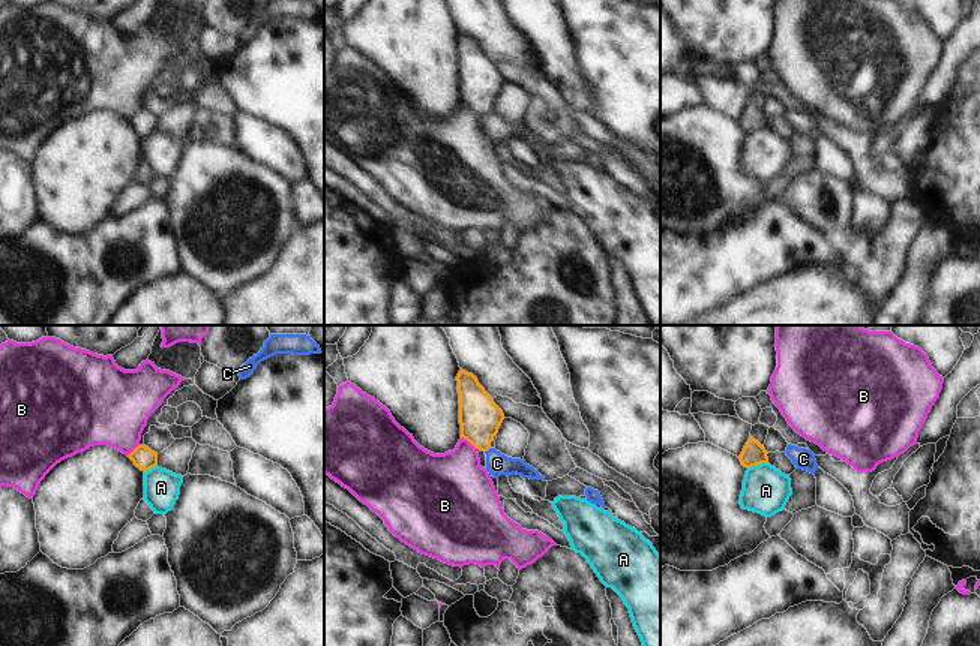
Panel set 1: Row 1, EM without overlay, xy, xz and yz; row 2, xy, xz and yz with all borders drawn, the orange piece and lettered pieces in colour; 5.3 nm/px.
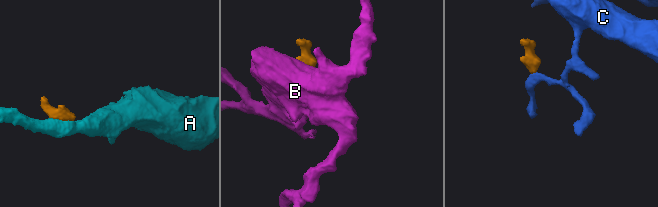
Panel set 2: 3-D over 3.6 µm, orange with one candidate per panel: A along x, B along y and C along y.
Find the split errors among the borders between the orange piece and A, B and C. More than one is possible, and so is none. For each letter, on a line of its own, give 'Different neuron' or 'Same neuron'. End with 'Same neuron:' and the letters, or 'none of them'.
A: Different neuron
B: Different neuron
C: Different neuron
Same neuron: none of them.

